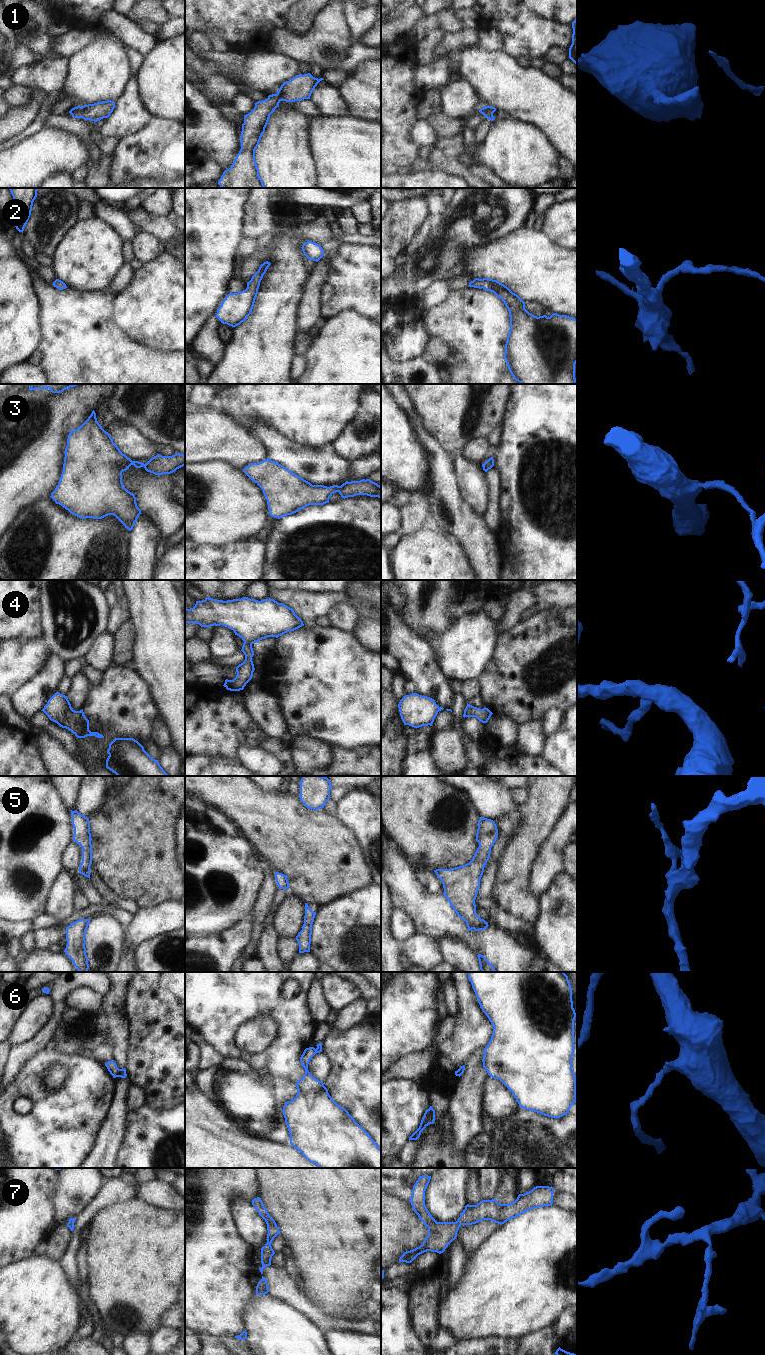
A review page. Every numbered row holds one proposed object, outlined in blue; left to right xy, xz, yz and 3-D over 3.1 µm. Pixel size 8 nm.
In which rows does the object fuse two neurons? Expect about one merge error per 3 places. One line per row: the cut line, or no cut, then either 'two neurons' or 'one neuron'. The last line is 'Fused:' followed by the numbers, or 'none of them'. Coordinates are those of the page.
1: no cut | one neuron
2: no cut | one neuron
3: no cut | one neuron
4: no cut | one neuron
5: no cut | one neuron
6: xy (118, 1069), (119, 1076) | two neurons
7: no cut | one neuron
Fused: 6

